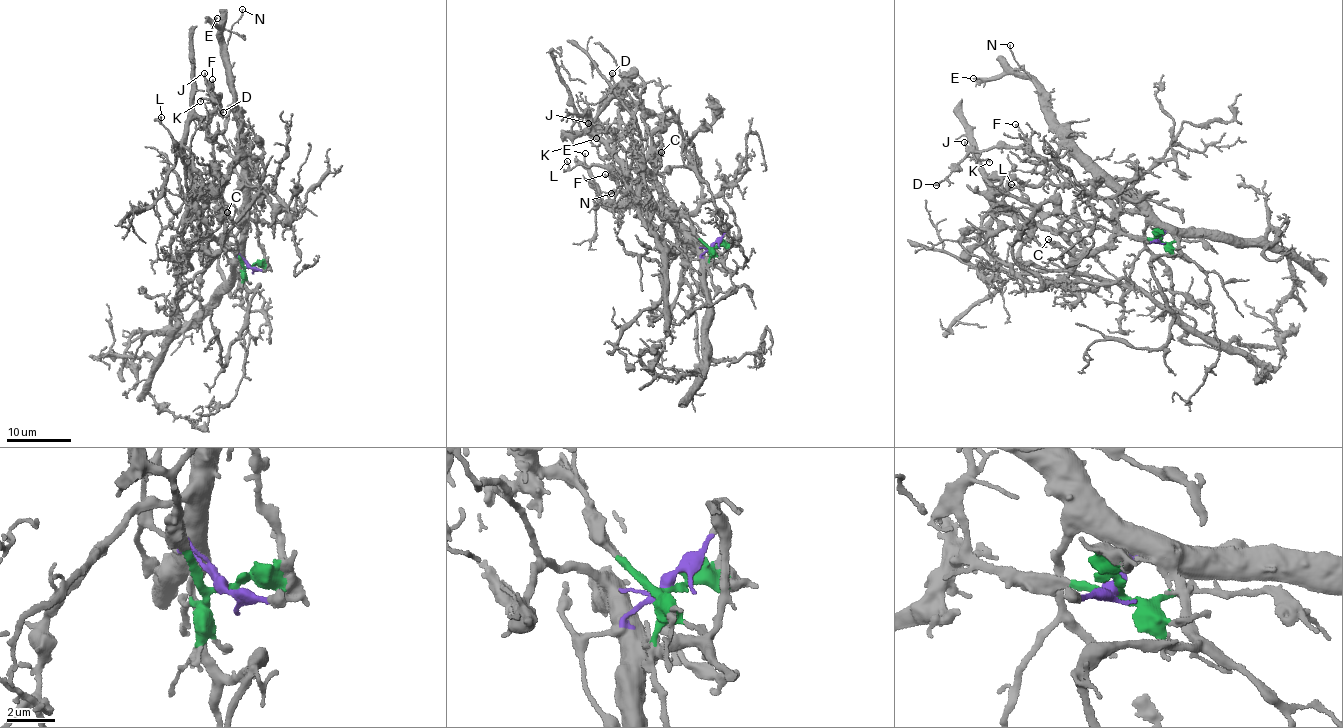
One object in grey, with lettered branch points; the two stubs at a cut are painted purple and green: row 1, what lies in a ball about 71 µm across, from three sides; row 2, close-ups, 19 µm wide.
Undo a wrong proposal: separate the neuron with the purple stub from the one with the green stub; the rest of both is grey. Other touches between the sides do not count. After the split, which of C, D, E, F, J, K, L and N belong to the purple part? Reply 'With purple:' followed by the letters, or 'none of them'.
With purple: E, N

